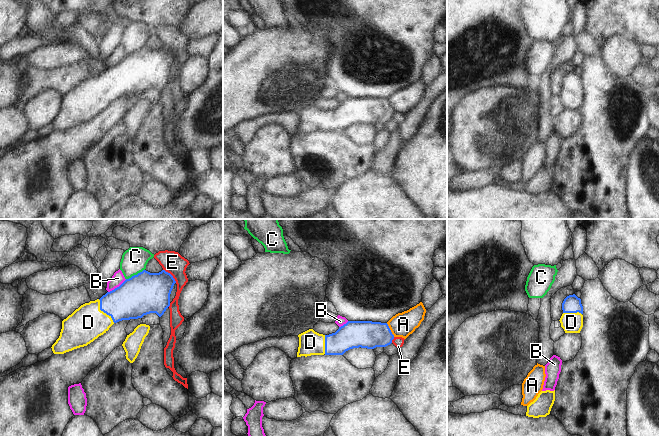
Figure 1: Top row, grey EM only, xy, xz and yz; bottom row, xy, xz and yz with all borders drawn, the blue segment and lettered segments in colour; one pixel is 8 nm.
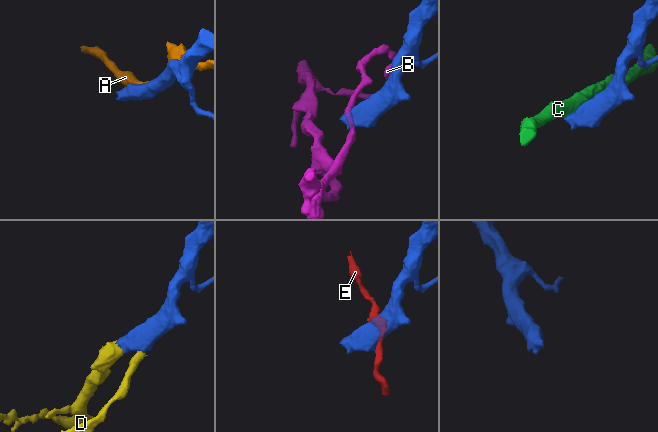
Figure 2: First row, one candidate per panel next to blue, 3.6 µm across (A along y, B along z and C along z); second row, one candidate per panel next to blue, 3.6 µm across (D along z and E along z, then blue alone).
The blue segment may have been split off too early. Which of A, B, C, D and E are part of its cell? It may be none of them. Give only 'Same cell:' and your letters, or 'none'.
Same cell: D

